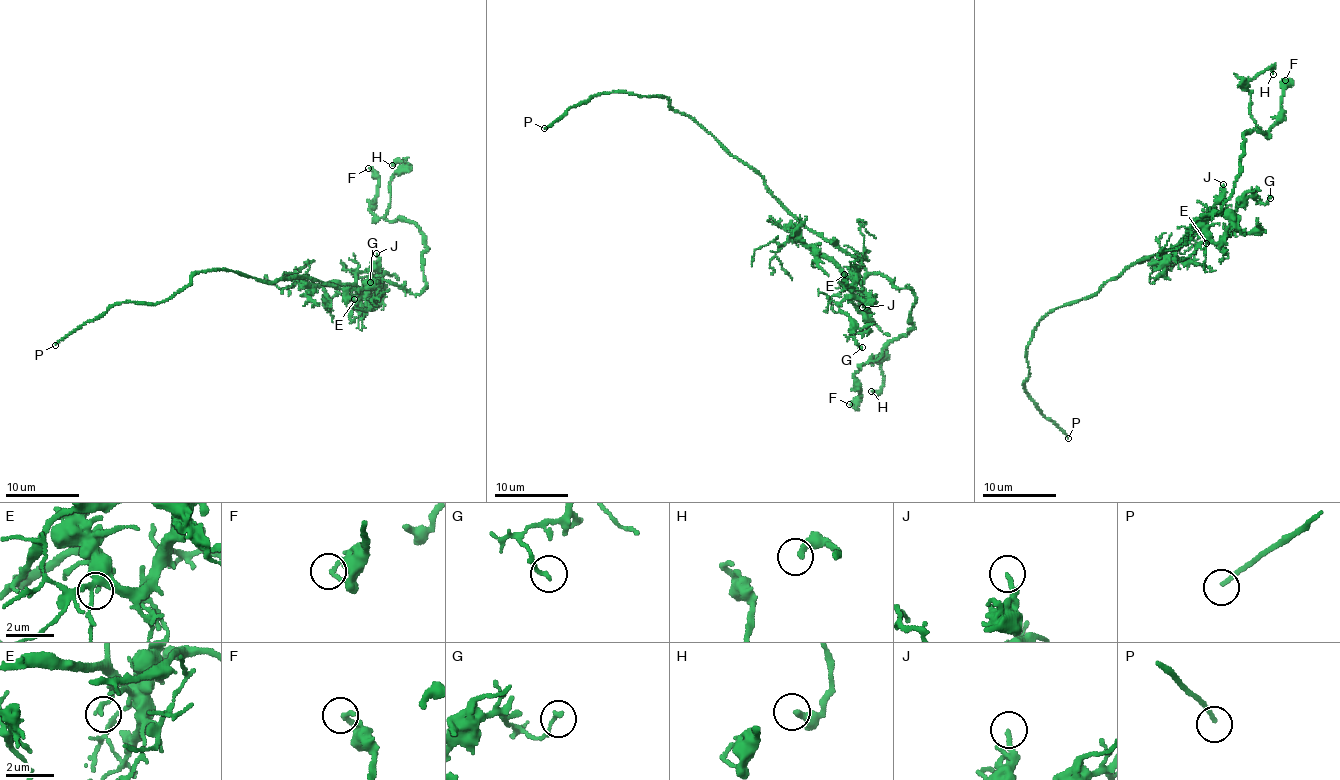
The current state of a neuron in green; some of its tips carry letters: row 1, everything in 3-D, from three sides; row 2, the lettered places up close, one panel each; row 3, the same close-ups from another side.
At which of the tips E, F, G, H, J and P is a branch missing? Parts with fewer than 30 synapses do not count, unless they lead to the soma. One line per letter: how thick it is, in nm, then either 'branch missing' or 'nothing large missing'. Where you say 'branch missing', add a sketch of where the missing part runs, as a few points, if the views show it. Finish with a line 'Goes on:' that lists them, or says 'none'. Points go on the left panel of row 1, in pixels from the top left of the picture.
E: calibre 190 nm; nothing large missing
F: calibre 200 nm; nothing large missing
G: calibre 140 nm; nothing large missing
H: calibre 300 nm; nothing large missing
J: calibre 120 nm; nothing large missing
P: calibre 180 nm; branch missing
Goes on: P

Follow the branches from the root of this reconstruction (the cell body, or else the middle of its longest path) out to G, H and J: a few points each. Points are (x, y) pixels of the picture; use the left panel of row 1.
G: (321, 281), (348, 290), (366, 289), (370, 283), (366, 307), (360, 293), (378, 276), (362, 281), (370, 282)
H: (321, 281), (426, 286), (424, 233), (386, 216), (404, 167), (392, 165)
J: (321, 281), (348, 290), (372, 284), (364, 290), (355, 282), (355, 276), (372, 269), (378, 259), (376, 253)

